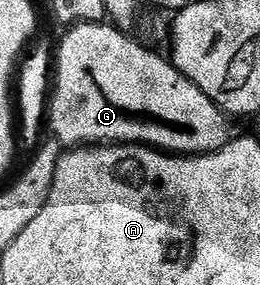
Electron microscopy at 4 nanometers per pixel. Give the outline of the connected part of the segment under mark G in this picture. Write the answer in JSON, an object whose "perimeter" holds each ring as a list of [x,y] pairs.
{"perimeter":[[[81,22],[65,32],[68,33],[64,36],[64,44],[76,48],[76,60],[71,60],[67,54],[60,55],[54,69],[54,91],[50,96],[51,135],[61,145],[143,144],[181,156],[203,156],[228,145],[229,117],[201,88],[194,86],[190,78],[179,72],[171,59],[164,57],[163,60],[156,53],[159,51],[145,46],[139,39],[131,40],[127,31],[108,22]]]}

